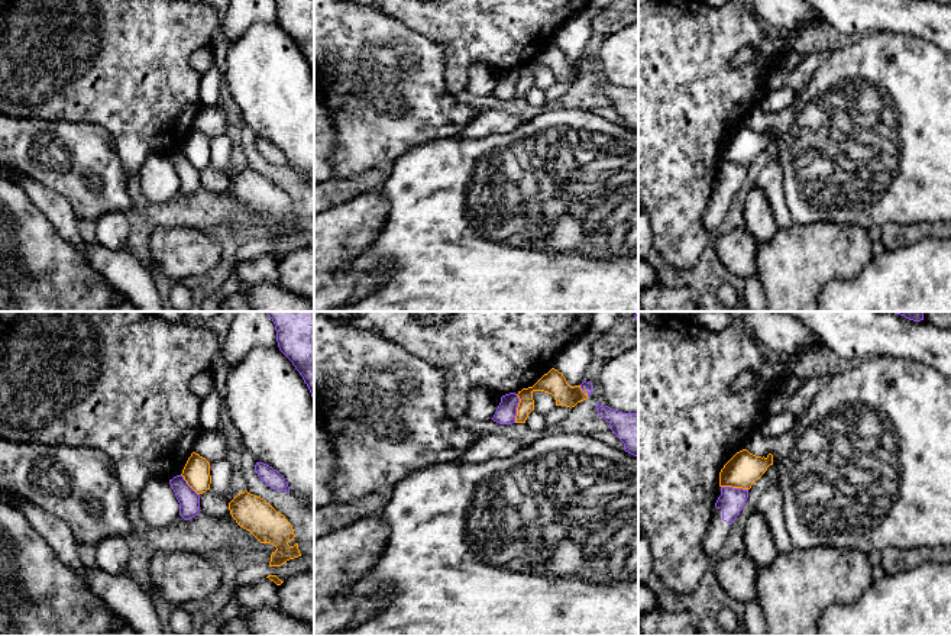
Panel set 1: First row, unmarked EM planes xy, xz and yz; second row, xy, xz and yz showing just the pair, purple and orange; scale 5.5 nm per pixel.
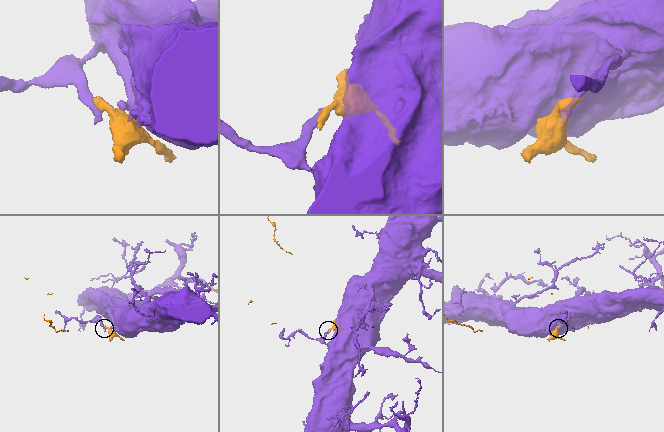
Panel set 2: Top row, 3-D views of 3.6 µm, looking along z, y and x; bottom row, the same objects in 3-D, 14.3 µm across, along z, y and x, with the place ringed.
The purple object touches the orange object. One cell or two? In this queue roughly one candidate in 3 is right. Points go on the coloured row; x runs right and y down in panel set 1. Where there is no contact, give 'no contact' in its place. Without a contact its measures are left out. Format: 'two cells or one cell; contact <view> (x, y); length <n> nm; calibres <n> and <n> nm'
two cells; contact xz (516, 409); length 160 nm; calibres 120 and 120 nm

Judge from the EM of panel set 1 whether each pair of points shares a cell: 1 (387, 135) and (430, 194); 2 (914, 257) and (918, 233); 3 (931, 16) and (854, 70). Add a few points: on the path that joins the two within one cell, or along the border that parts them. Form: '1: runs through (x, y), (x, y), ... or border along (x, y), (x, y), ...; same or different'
1: border along (432, 139), (411, 147), (394, 162); different
2: border along (935, 236), (927, 236), (914, 244), (886, 251); different
3: border along (873, 31), (906, 32), (931, 41), (935, 45); different

